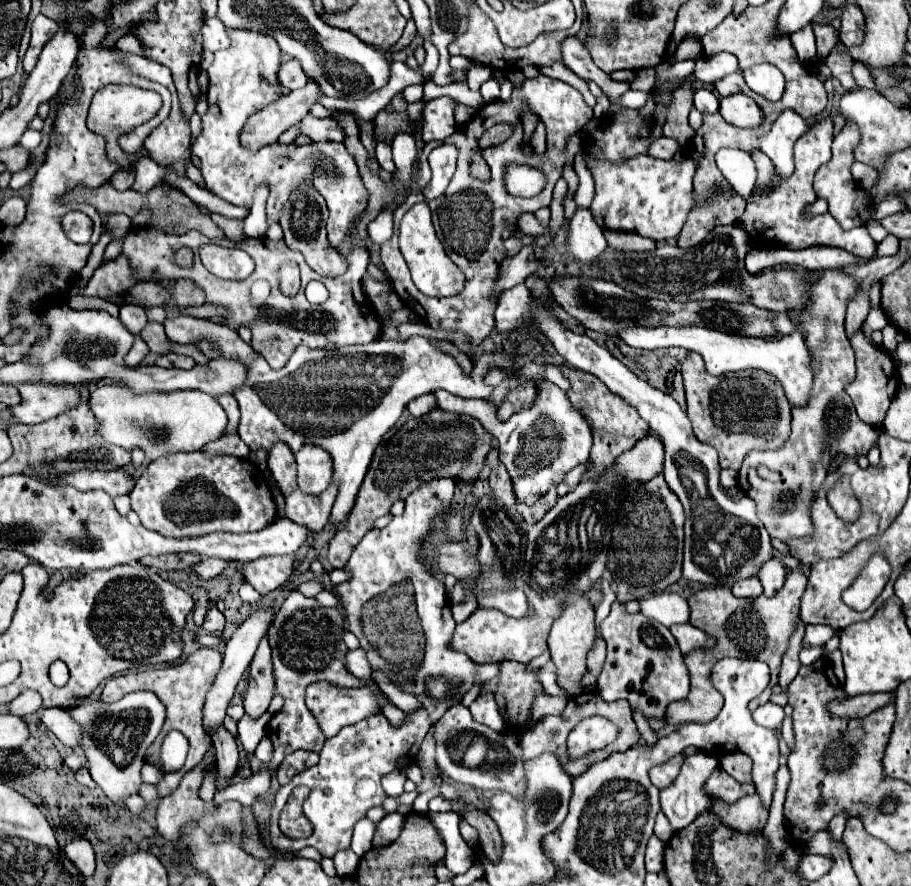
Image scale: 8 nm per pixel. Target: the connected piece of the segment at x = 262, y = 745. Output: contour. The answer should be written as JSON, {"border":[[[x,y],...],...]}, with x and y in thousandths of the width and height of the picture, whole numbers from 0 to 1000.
{"border":[[[290,831],[290,833],[285,836],[279,848],[279,852],[290,861],[296,860],[300,853],[300,841],[294,831]]]}

